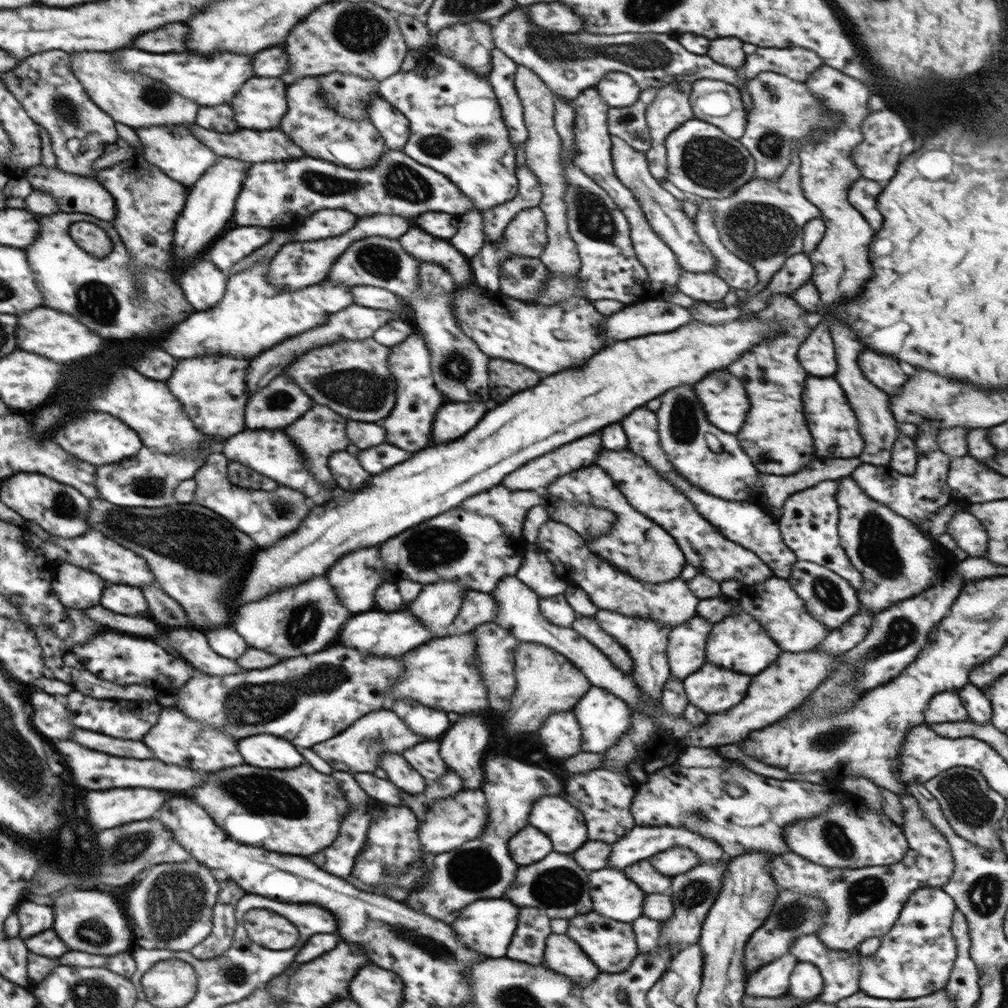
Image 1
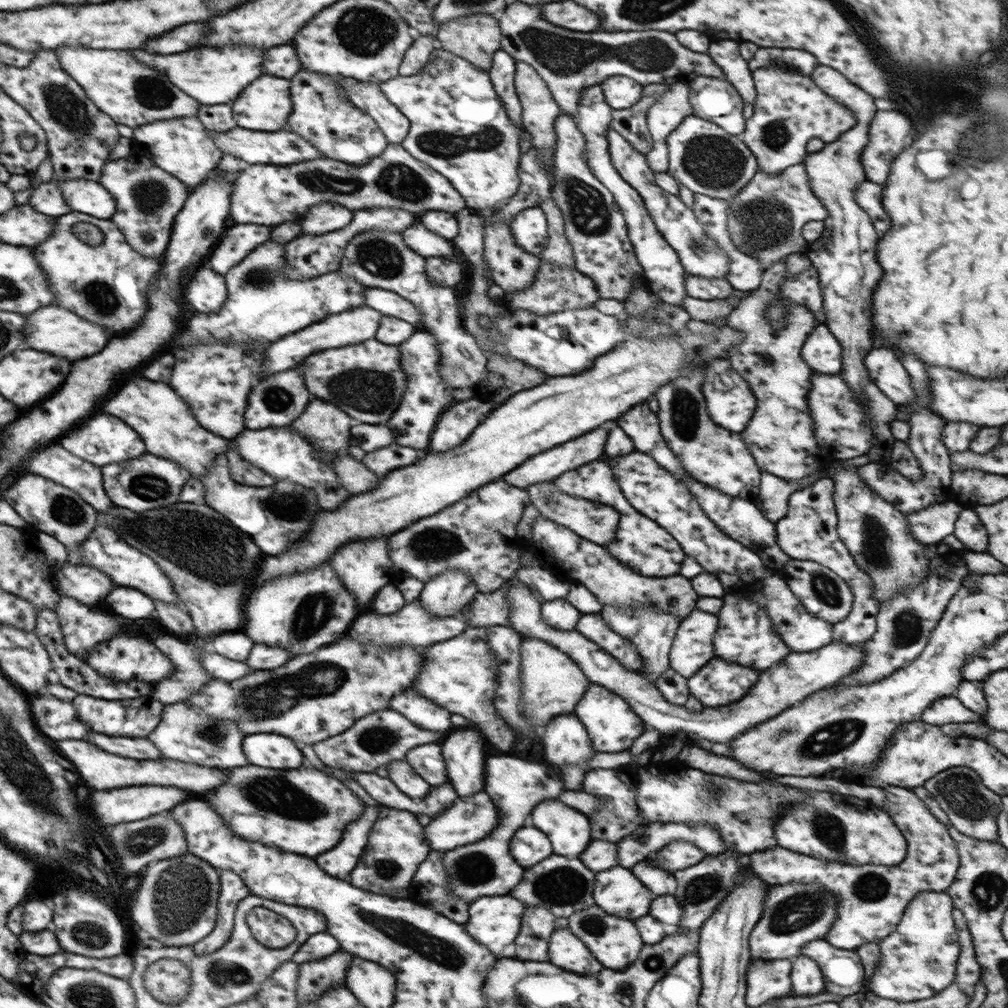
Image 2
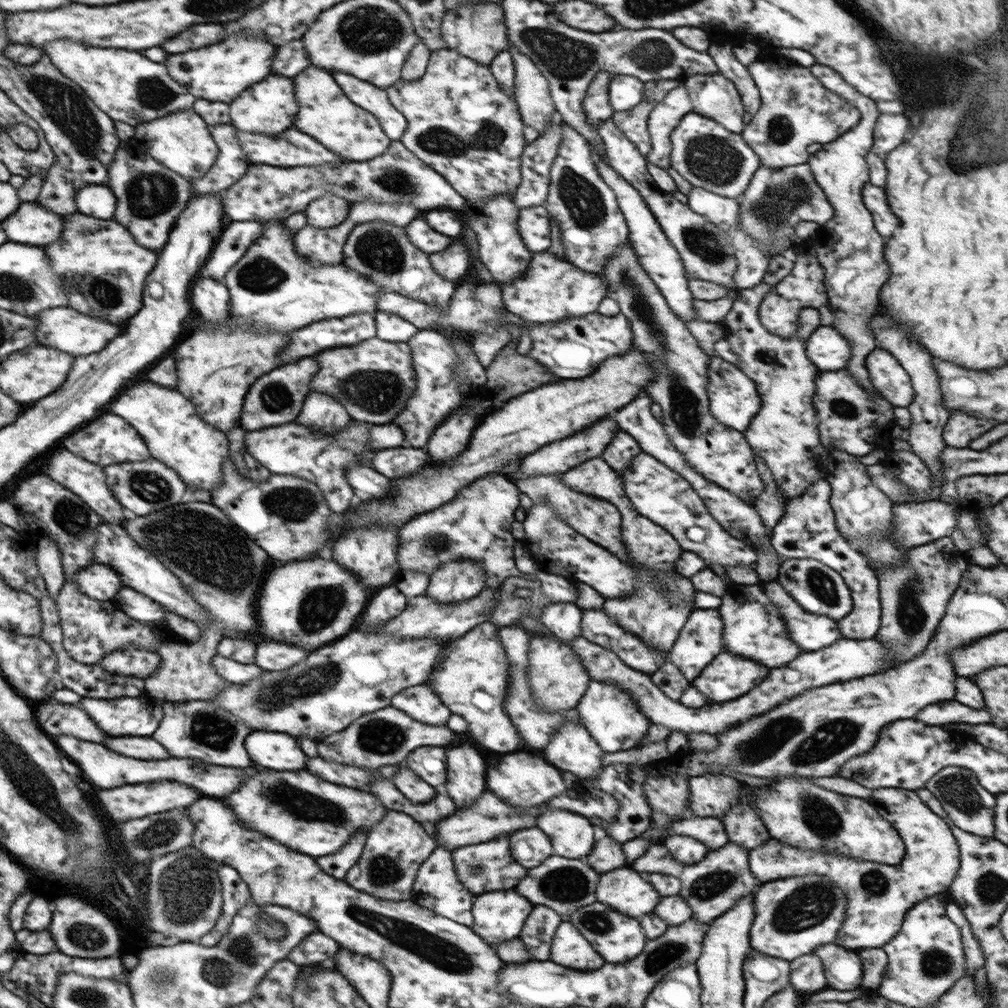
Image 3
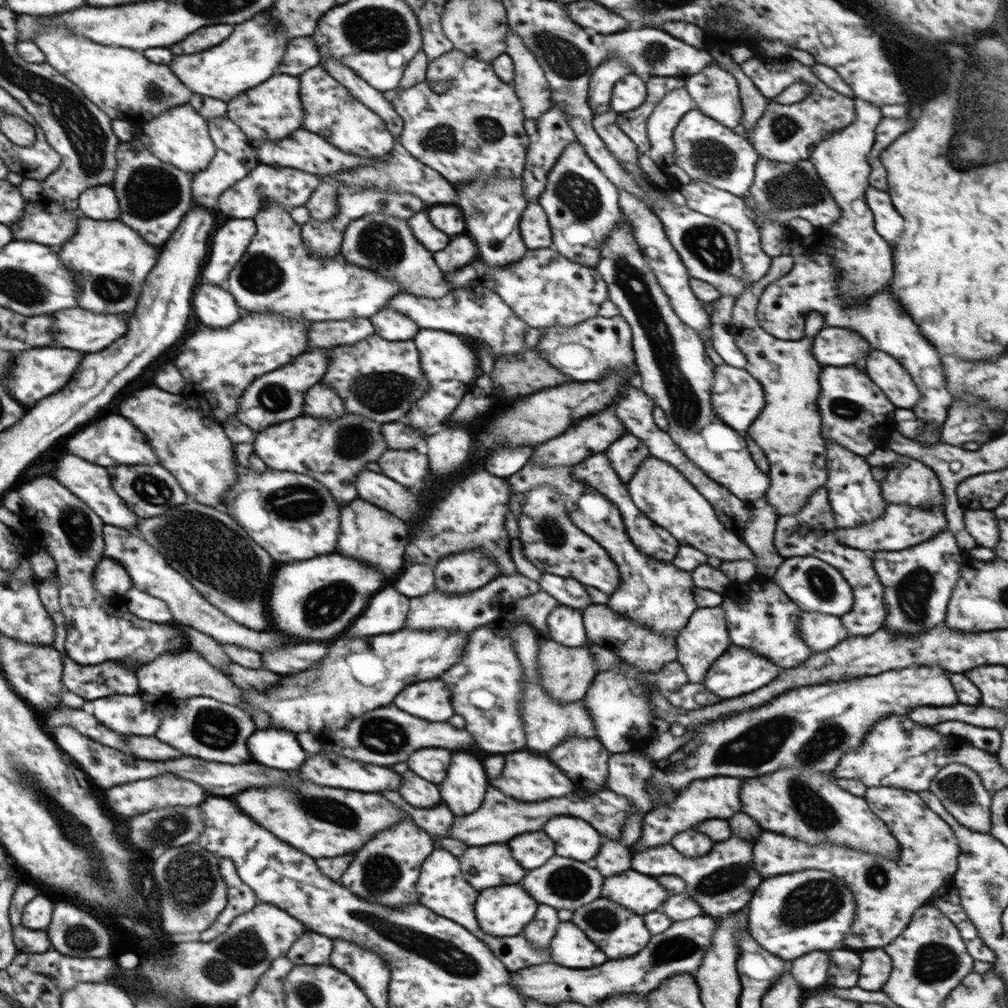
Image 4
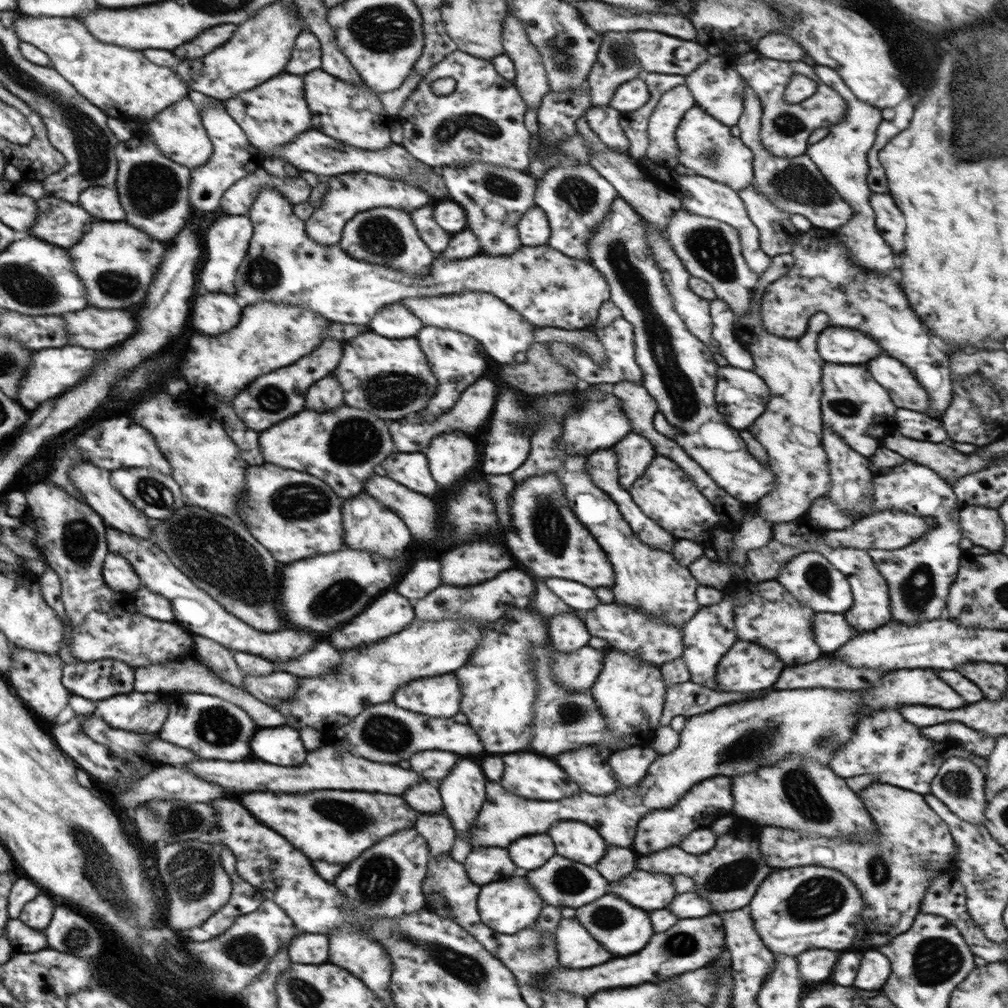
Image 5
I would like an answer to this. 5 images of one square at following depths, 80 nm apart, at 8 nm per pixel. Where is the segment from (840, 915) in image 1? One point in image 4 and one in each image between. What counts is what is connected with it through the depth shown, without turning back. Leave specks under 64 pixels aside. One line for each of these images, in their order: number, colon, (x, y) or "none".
2: (872, 898)
3: (879, 895)
4: (888, 892)

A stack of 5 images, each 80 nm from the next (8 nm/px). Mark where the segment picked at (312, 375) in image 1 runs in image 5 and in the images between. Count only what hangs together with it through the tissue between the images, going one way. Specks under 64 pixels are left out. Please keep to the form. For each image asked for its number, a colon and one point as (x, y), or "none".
2: (365, 380)
3: (372, 380)
4: (378, 379)
5: (390, 378)

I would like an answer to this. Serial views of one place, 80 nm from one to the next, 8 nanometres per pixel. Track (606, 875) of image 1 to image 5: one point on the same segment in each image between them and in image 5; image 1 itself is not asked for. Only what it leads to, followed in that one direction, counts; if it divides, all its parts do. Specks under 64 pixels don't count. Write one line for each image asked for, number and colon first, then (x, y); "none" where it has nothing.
2: (616, 892)
3: (623, 890)
4: (642, 894)
5: (649, 892)

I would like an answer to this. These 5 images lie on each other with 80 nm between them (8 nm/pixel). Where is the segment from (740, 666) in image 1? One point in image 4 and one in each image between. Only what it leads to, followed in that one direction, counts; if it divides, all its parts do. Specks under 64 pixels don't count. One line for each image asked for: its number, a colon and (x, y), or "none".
2: (745, 635)
3: (753, 628)
4: (761, 618)

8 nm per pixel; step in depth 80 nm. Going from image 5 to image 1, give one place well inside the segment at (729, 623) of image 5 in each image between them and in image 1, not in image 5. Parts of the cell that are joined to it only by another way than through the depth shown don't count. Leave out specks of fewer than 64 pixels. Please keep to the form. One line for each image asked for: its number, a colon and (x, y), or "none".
1: (685, 652)
2: (693, 647)
3: (699, 641)
4: (705, 637)

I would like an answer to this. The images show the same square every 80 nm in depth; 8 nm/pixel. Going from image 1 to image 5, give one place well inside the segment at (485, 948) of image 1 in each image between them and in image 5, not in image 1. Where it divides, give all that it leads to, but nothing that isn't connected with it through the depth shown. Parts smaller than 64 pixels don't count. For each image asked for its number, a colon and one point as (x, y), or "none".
2: (494, 921)
3: (498, 916)
4: (504, 911)
5: (507, 907)

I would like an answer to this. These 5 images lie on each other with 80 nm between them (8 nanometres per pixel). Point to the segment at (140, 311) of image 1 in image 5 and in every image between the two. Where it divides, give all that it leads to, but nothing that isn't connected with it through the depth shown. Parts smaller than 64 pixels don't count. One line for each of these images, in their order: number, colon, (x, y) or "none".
2: (109, 284)
3: (102, 254)
4: (115, 259)
5: (118, 262)

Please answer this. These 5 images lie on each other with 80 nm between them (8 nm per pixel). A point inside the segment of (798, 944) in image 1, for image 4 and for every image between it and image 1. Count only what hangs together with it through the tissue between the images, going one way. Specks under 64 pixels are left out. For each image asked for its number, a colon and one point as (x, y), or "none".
2: (844, 974)
3: (843, 969)
4: (843, 971)

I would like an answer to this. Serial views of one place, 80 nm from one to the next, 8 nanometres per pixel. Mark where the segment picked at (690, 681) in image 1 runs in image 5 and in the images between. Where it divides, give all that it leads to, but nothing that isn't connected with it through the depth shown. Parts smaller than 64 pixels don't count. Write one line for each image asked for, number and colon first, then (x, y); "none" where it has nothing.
2: (718, 683)
3: (728, 676)
4: (738, 671)
5: (746, 667)

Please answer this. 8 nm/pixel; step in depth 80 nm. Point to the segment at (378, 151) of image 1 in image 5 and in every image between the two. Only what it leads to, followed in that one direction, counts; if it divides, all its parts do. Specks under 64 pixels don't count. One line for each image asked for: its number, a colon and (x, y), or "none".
2: (341, 131)
3: (325, 113)
4: (330, 111)
5: (353, 115)

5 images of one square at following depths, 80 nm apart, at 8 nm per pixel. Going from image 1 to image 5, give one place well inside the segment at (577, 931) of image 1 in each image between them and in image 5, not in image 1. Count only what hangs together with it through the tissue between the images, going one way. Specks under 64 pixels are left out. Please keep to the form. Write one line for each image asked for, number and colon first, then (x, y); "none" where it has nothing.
2: (616, 943)
3: (617, 938)
4: (620, 934)
5: (622, 929)

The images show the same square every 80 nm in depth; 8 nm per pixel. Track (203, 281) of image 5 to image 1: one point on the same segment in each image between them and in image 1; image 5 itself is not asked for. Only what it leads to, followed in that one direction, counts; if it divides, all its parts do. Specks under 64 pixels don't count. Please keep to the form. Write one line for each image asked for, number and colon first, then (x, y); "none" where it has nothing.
1: (237, 244)
2: (238, 242)
3: (235, 241)
4: (228, 246)

